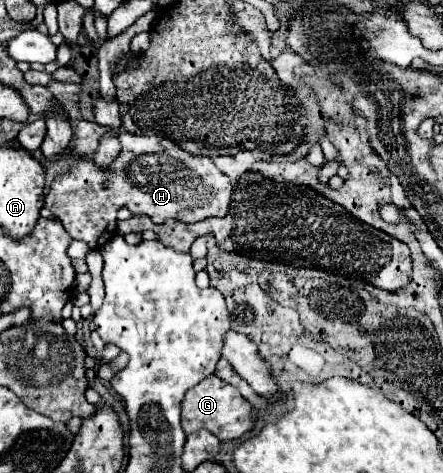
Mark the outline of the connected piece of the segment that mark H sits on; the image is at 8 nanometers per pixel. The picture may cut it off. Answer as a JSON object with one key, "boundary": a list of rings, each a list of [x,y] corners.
{"boundary":[[[119,135],[121,155],[109,171],[101,171],[91,159],[81,159],[71,167],[69,175],[53,181],[45,207],[57,217],[73,239],[85,241],[91,249],[101,249],[117,233],[117,211],[133,205],[133,215],[147,215],[153,223],[177,219],[197,223],[207,219],[207,201],[227,191],[233,193],[235,183],[217,169],[213,159],[191,155],[165,137]]]}

